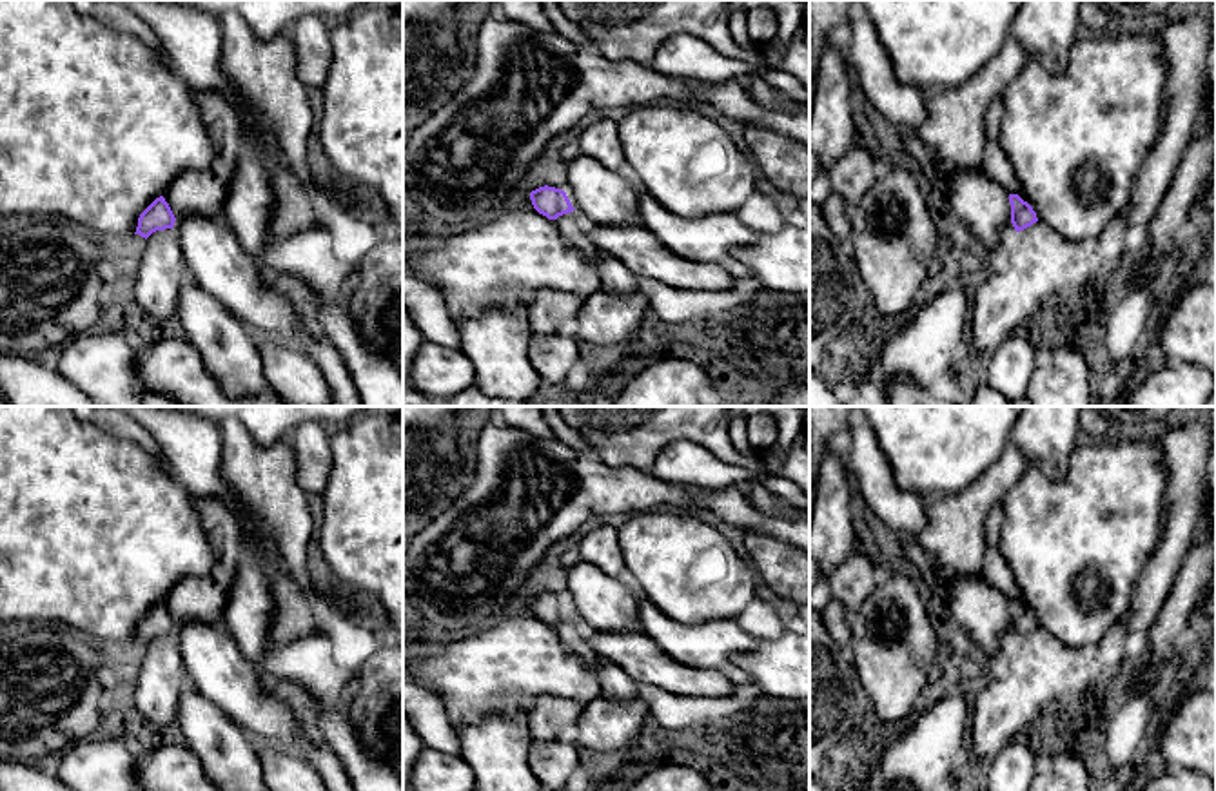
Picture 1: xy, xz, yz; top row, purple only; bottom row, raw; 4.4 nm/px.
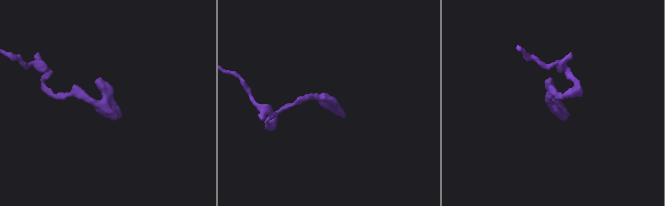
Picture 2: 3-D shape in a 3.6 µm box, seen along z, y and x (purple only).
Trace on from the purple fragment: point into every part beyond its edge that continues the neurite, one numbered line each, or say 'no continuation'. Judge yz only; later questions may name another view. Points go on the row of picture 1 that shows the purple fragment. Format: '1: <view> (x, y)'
1: yz (1040, 267)

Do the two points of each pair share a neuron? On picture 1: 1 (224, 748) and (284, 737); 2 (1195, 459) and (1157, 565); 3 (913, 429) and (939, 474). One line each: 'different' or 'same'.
1: different
2: same
3: same

